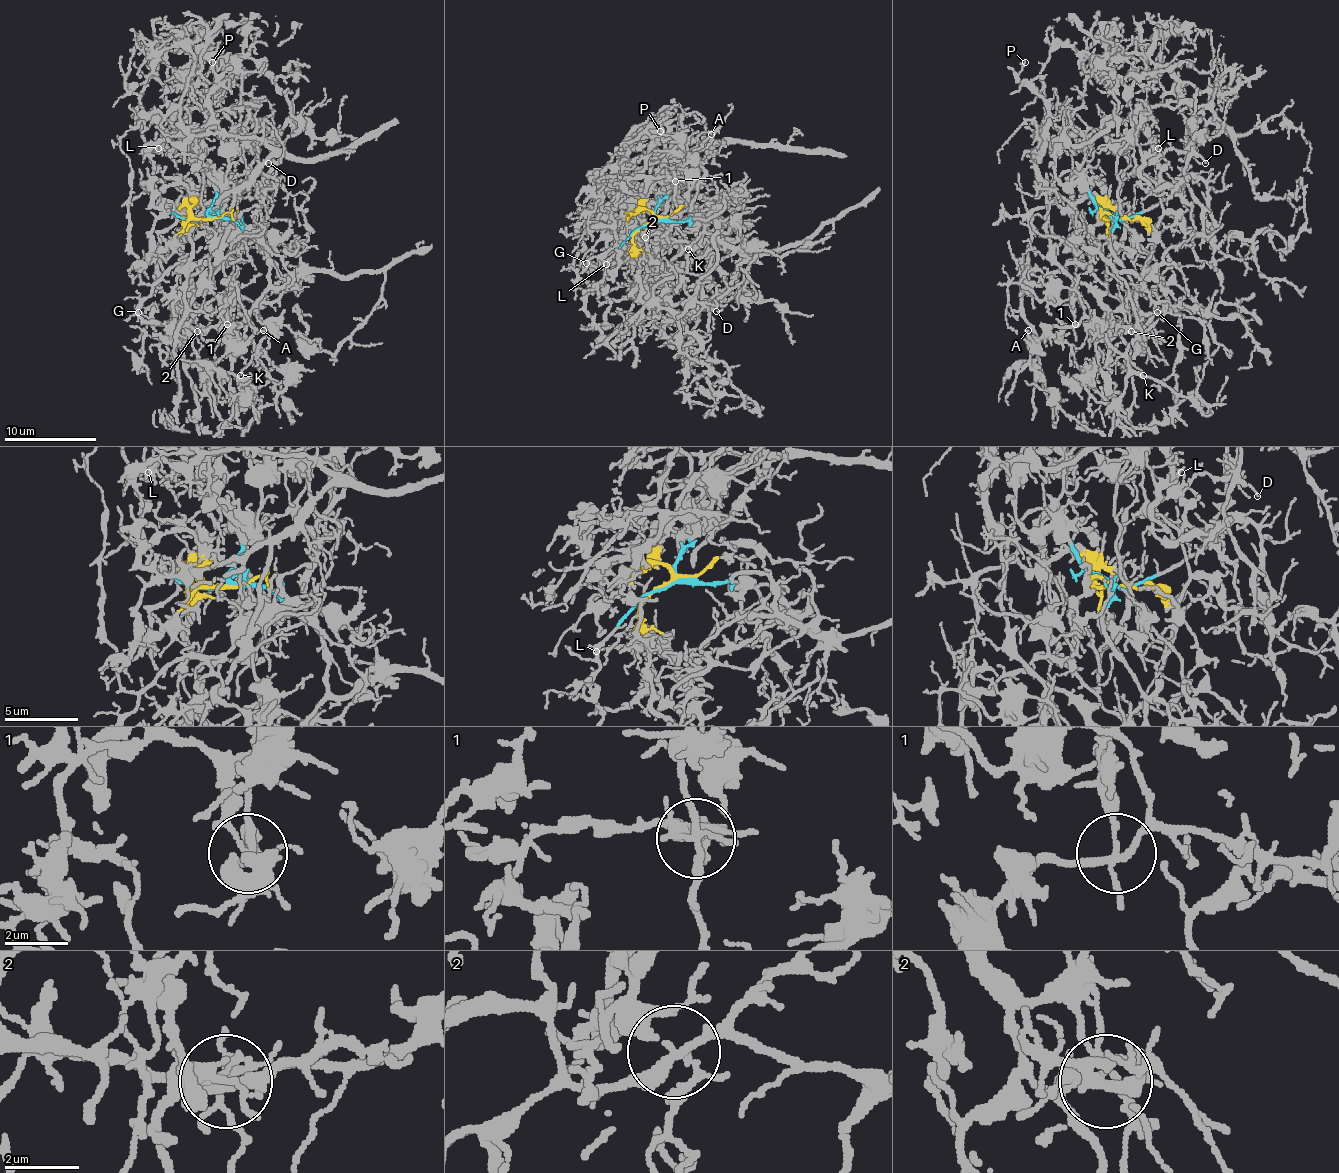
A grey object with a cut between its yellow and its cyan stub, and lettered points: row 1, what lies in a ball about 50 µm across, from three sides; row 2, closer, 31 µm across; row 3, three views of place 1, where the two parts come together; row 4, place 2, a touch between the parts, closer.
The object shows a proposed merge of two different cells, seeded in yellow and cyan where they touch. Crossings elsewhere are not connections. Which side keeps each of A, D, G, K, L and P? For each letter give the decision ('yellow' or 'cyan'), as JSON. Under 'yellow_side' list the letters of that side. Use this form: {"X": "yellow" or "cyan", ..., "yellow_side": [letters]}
{"A": "cyan", "D": "cyan", "G": "cyan", "K": "cyan", "L": "yellow", "P": "yellow", "yellow_side": ["L", "P"]}

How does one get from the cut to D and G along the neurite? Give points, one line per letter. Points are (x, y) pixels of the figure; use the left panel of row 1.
D: (204, 219), (231, 219), (261, 245), (282, 286), (300, 254), (261, 231), (268, 162)
G: (204, 219), (231, 219), (261, 245), (268, 265), (268, 290), (240, 323), (197, 332), (162, 325), (137, 311)

